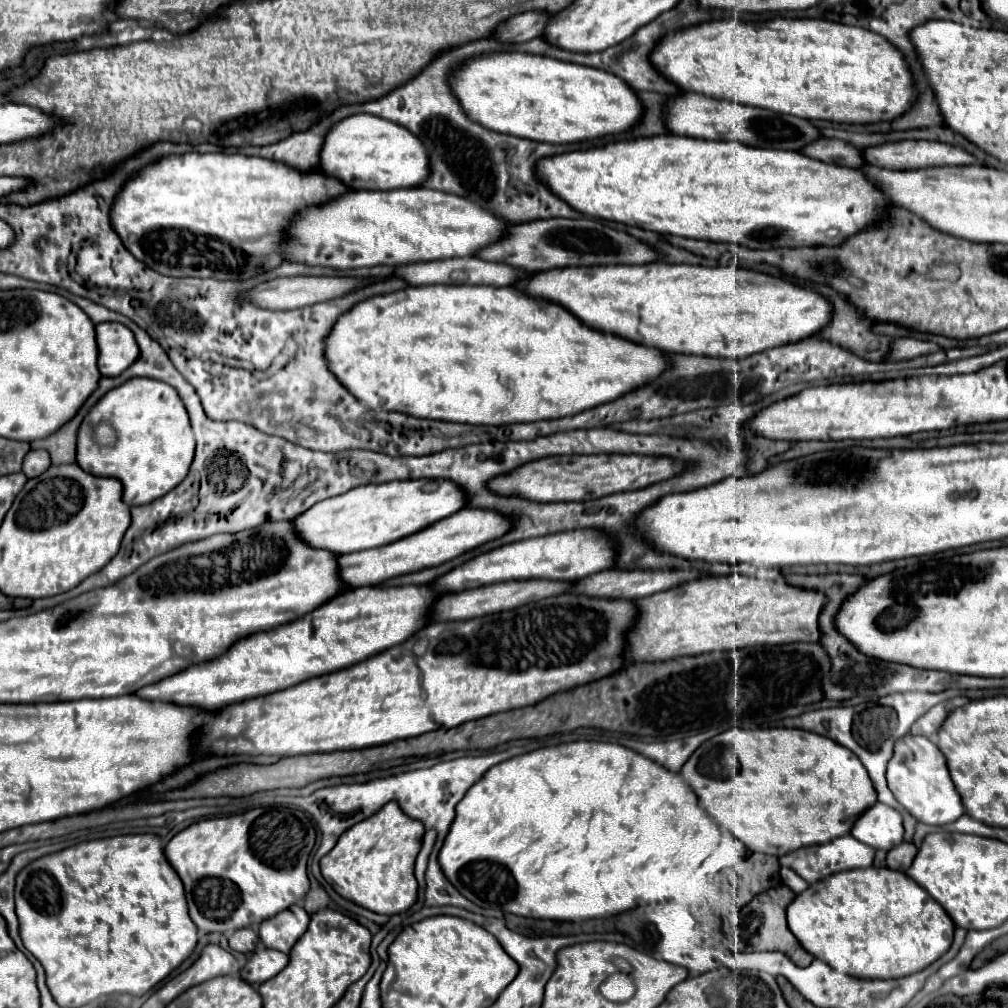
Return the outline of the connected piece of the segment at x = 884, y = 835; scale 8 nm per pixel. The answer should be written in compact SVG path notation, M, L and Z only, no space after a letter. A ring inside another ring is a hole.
M877 803L867 809L859 821L855 821L851 835L873 849L889 851L903 841L901 813L883 803Z

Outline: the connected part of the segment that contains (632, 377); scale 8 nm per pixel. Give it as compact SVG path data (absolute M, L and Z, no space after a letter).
M425 285L425 287L405 287L401 291L379 295L373 299L365 299L355 305L351 311L341 315L327 337L327 361L329 369L335 377L367 407L375 411L399 411L413 417L427 417L437 421L453 421L453 423L469 423L469 425L509 425L509 423L527 423L541 419L561 419L575 415L579 411L587 411L597 407L599 403L609 403L611 399L619 399L631 391L631 387L639 387L639 383L647 383L647 379L655 379L667 363L663 363L665 351L655 351L655 347L639 347L639 343L627 343L627 339L619 339L615 335L603 335L603 331L595 331L581 323L573 313L565 307L541 299L531 297L515 287L489 287L489 285Z

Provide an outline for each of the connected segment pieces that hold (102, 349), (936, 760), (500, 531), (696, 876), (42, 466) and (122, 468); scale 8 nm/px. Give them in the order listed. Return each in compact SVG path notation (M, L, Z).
M121 323L97 325L99 371L105 377L121 375L139 357L139 347L133 333Z
M905 735L895 741L895 751L887 765L887 783L895 799L925 825L949 825L965 813L955 783L949 777L945 755L937 743L923 735Z
M479 507L473 509L461 509L459 513L437 521L435 525L417 531L409 537L403 537L391 545L367 549L367 551L357 551L357 553L347 553L339 557L339 569L341 569L341 579L349 587L363 587L363 585L381 585L391 577L421 571L427 567L441 565L445 561L451 561L483 543L499 539L499 535L505 535L511 529L511 523L499 515L499 511L483 511Z
M573 741L555 747L543 747L495 765L491 771L487 771L487 775L483 775L479 783L475 783L475 787L471 787L471 791L467 791L463 803L459 803L455 823L451 825L449 835L439 853L439 865L443 867L445 877L451 879L451 883L455 883L455 889L461 891L461 895L473 901L475 905L501 909L503 913L523 915L531 919L553 919L553 921L585 921L593 917L611 917L635 907L639 901L661 903L689 897L693 901L705 901L707 905L711 905L719 899L719 893L723 891L717 873L733 867L739 859L741 859L739 841L735 837L729 837L727 841L723 839L723 831L713 821L713 817L709 817L699 807L697 795L691 791L691 787L683 781L679 773L667 771L659 763L643 757L633 749L601 741Z
M35 449L35 451L29 451L25 461L23 461L23 473L31 479L35 475L41 475L43 471L47 471L47 467L51 465L51 459L47 455L47 451L43 449Z
M135 377L109 391L87 415L91 427L107 421L115 427L117 443L107 447L93 441L95 429L79 429L77 465L101 477L115 477L123 483L123 501L127 505L145 505L175 489L189 473L195 453L195 437L189 415L179 393L157 379Z

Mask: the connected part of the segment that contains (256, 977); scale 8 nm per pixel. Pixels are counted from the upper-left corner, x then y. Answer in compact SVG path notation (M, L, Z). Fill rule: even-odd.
M257 949L247 965L241 969L241 977L247 983L265 983L267 979L275 977L285 965L289 957L275 949Z

